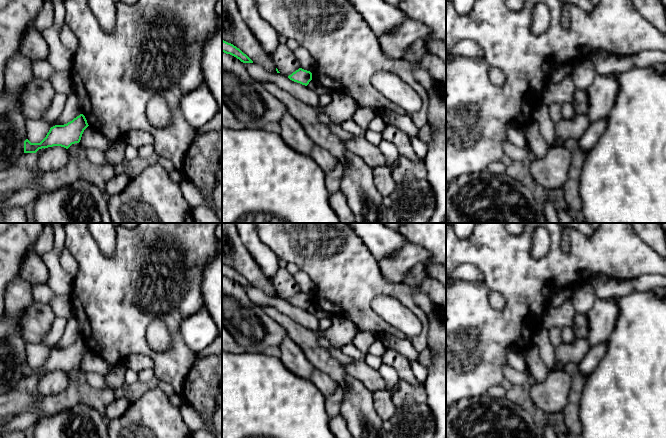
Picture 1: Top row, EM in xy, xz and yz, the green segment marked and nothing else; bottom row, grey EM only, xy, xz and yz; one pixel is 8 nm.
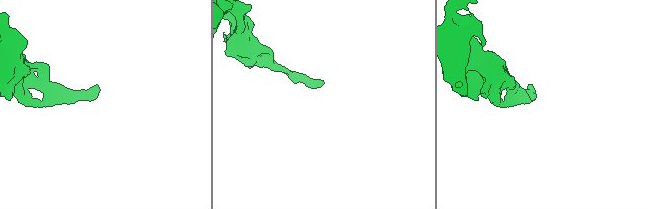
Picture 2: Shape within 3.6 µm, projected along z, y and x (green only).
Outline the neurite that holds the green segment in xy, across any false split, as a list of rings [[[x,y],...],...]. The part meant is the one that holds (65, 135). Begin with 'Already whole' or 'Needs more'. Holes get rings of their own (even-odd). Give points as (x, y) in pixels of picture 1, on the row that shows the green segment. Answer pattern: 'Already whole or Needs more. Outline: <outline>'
Already whole. Outline: [[[80,114],[67,124],[51,127],[40,143],[31,143],[26,139],[24,141],[24,153],[36,153],[39,149],[53,146],[68,149],[72,144],[80,142],[82,134],[88,126],[85,116]]]

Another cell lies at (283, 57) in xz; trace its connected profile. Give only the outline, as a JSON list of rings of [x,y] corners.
[[[279,43],[271,57],[280,74],[286,77],[300,68],[293,51],[286,44]]]

